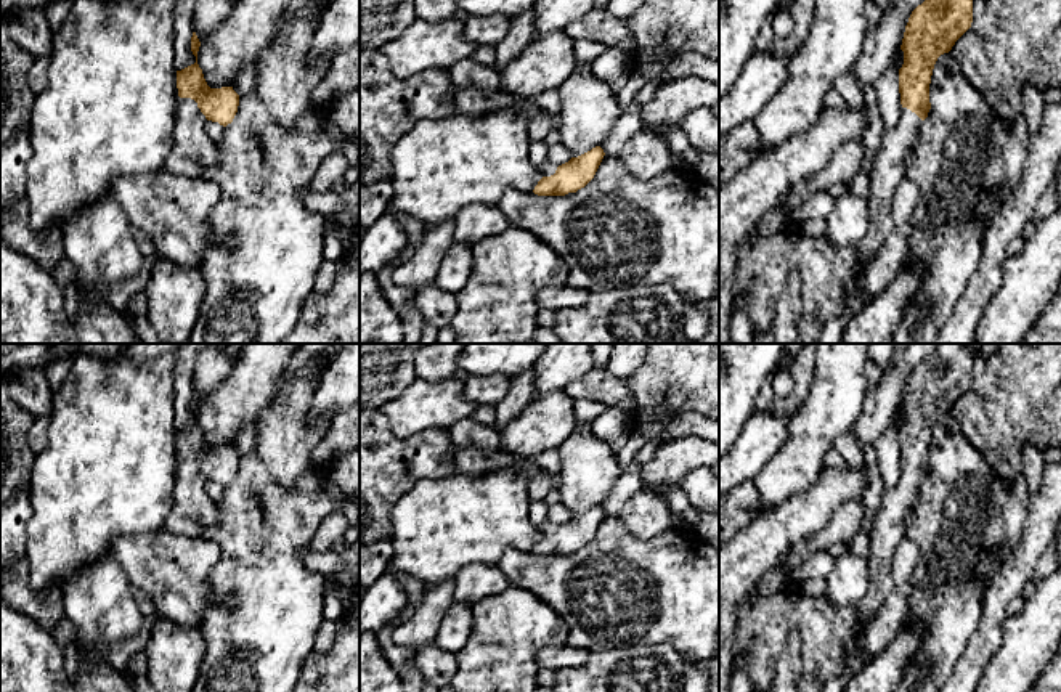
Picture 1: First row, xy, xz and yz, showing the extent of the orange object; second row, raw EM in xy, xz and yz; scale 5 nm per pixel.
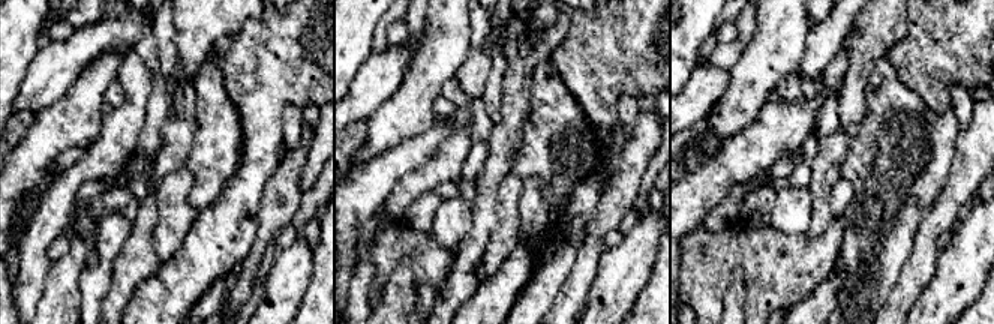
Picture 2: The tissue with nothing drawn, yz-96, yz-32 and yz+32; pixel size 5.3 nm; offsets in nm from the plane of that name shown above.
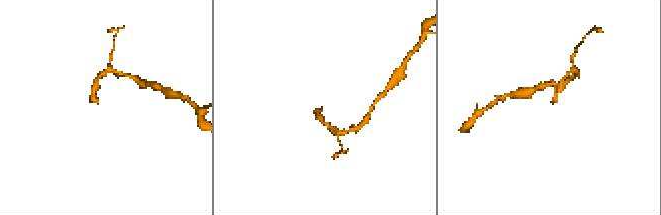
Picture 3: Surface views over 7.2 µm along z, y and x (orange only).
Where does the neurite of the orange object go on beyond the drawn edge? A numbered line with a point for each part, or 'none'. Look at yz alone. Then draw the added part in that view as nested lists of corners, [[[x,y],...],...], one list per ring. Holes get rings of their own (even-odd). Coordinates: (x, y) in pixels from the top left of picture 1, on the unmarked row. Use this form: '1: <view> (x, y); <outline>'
1: yz (896, 506); [[[902,467],[897,485],[884,491],[881,498],[878,515],[868,535],[870,584],[865,597],[856,605],[860,625],[868,623],[875,617],[876,610],[892,591],[892,554],[905,538],[921,482],[915,472]]]

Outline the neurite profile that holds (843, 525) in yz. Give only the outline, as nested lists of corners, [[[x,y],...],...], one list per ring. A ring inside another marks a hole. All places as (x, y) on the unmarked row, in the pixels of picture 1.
[[[862,499],[841,504],[825,527],[807,538],[791,543],[778,565],[783,567],[790,578],[812,554],[827,551],[835,543],[849,543],[857,533],[865,507]]]

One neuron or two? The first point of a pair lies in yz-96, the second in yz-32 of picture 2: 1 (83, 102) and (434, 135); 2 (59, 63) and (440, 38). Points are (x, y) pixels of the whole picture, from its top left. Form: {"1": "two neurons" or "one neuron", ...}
{"1": "two neurons", "2": "two neurons"}

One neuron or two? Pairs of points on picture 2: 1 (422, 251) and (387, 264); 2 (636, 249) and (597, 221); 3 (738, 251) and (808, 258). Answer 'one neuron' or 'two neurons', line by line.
1: one neuron
2: two neurons
3: one neuron

